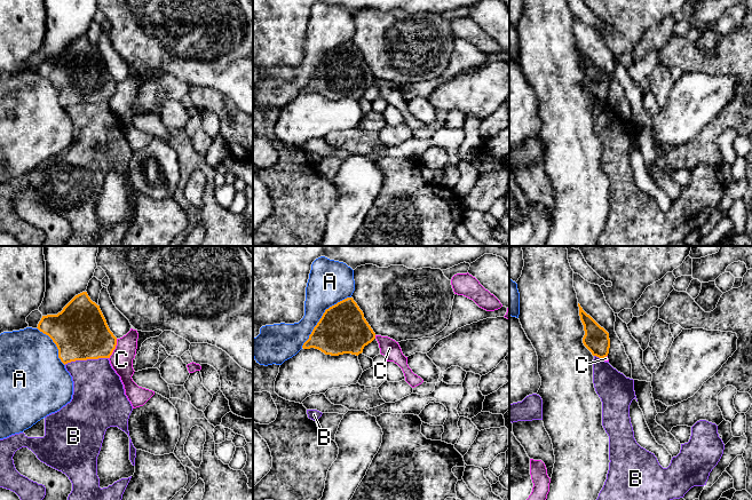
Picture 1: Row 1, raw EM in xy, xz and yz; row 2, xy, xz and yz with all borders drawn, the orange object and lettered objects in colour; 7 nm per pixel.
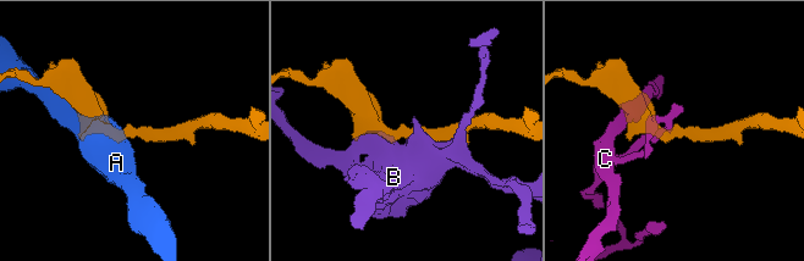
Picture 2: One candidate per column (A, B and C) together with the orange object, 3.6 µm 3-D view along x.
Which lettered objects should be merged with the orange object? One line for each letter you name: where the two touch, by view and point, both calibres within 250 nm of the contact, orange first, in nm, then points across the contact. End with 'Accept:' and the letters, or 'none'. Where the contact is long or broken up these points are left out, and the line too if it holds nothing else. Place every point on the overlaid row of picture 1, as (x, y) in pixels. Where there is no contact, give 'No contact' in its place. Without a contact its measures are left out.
Accept: none

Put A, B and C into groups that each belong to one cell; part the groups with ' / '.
A / B / C

